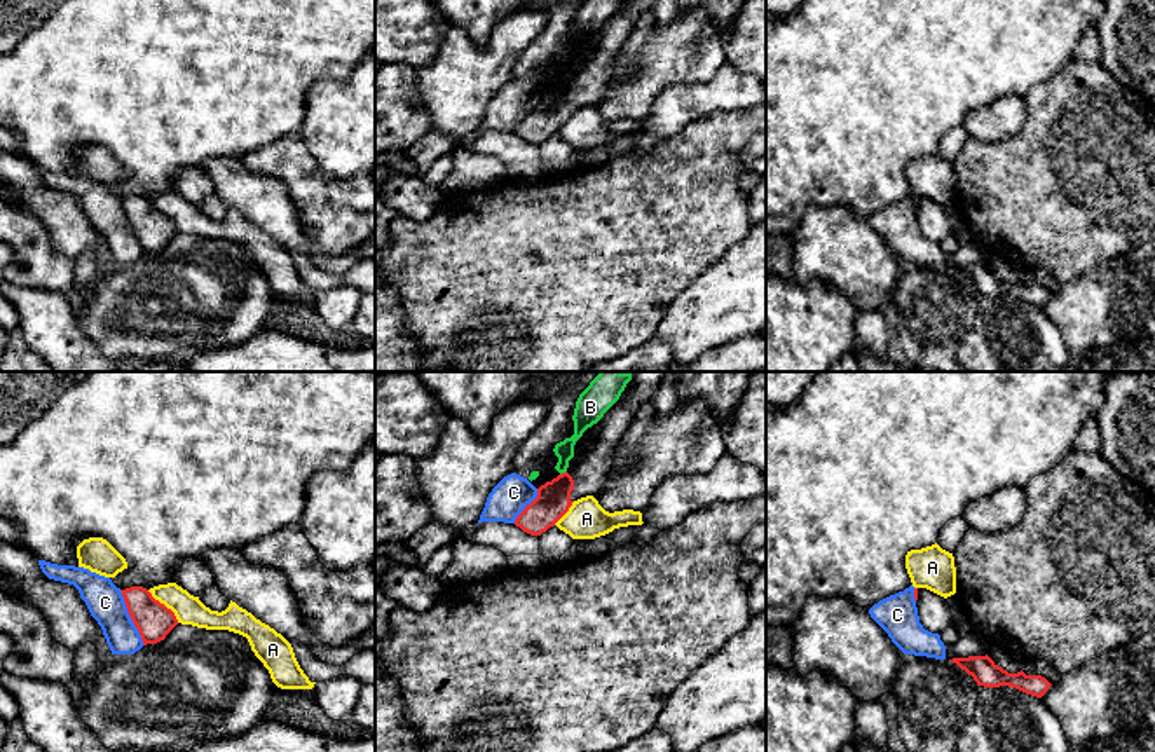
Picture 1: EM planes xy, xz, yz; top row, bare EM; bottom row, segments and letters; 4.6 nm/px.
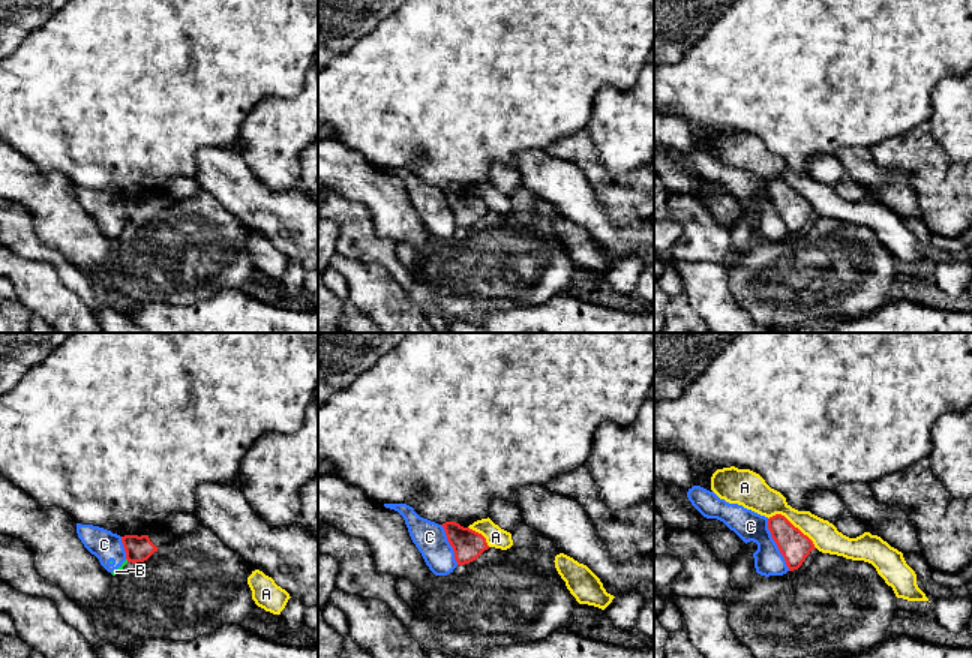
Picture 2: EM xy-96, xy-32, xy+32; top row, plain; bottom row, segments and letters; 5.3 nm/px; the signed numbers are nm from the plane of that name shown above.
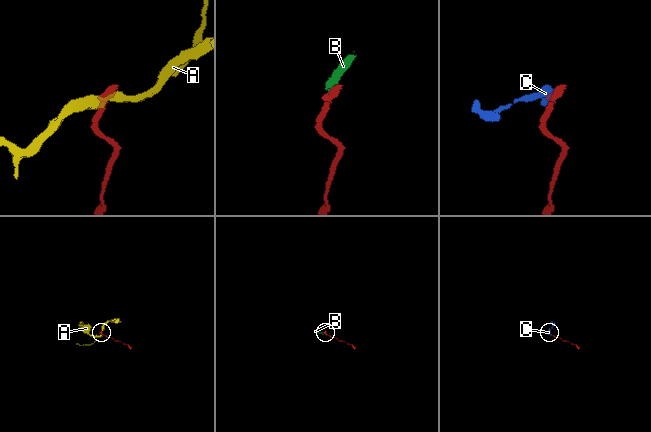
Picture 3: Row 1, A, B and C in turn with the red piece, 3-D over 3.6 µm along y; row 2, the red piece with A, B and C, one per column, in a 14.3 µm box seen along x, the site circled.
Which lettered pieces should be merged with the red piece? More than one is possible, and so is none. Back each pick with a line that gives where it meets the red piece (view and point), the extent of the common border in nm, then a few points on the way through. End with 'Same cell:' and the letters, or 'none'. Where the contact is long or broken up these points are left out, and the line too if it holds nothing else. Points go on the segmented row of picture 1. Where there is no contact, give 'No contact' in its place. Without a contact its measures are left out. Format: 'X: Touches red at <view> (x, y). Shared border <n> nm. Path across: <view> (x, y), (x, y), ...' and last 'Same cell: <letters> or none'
Same cell: none

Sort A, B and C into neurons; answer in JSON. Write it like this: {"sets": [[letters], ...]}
{"sets": [["A"], ["B", "C"]]}

